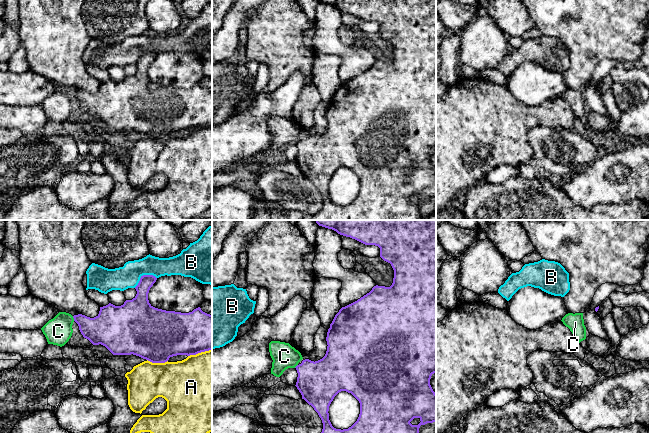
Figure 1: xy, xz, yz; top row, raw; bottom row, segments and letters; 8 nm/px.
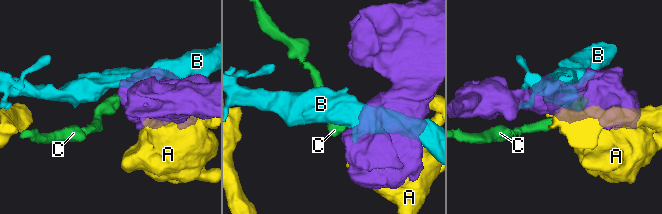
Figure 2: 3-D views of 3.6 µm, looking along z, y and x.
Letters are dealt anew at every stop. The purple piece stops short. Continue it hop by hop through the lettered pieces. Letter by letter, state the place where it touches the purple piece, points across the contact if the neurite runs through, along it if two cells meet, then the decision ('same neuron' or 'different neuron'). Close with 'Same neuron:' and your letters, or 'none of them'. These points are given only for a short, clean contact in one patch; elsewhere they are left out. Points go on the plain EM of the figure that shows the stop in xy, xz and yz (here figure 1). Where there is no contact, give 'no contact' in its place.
A: contact xy (157, 138); different neuron
B: contact xy (143, 51); different neuron
C: contact xy (73, 93); border xy (72, 92), (74, 96); different neuron
Same neuron: none of them

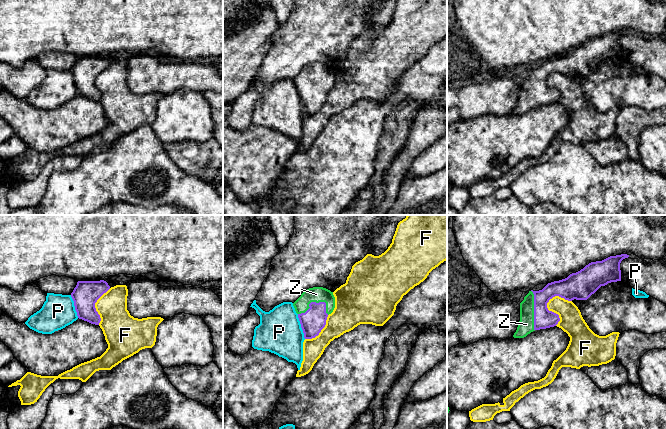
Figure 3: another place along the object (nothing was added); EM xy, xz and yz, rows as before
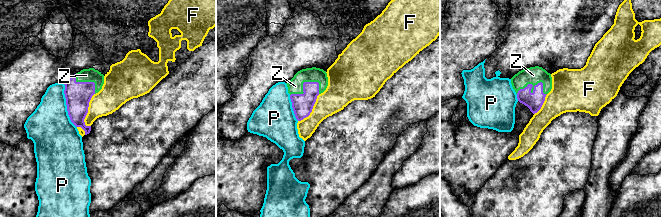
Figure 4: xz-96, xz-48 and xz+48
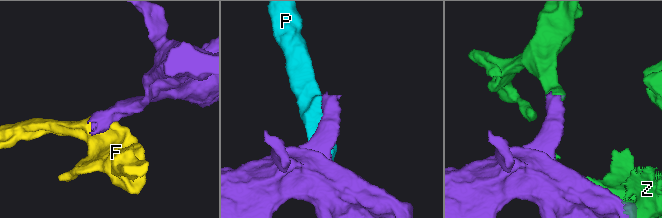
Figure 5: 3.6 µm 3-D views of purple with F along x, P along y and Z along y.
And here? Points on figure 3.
F: contact yz (548, 86); different neuron
P: contact xz (301, 102); different neuron
Z: contact xz (310, 79); same neuron
Same neuron: Z

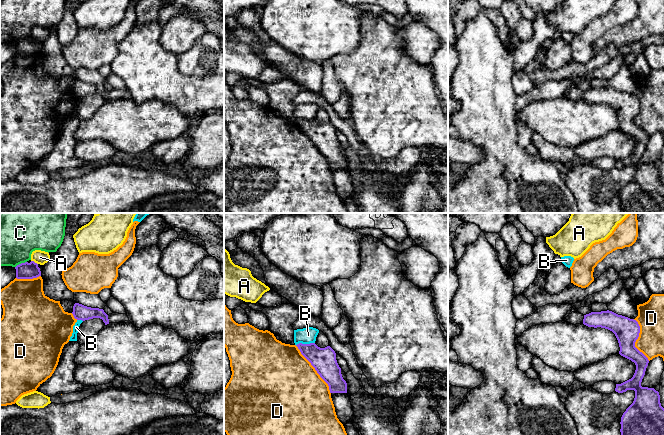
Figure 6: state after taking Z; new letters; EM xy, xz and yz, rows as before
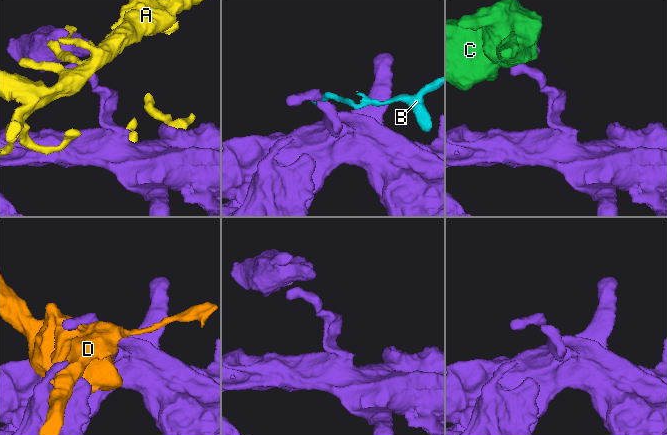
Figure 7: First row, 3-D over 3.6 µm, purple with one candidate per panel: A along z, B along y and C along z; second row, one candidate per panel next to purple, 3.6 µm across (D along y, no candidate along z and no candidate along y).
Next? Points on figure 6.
A: contact xy (33, 37); different neuron
B: contact xz (305, 120); border xz (314, 118), (298, 119), (296, 121); different neuron
C: contact xy (20, 40); border xy (26, 37), (15, 43); different neuron
D: contact xz (315, 145); different neuron
Same neuron: none of them

